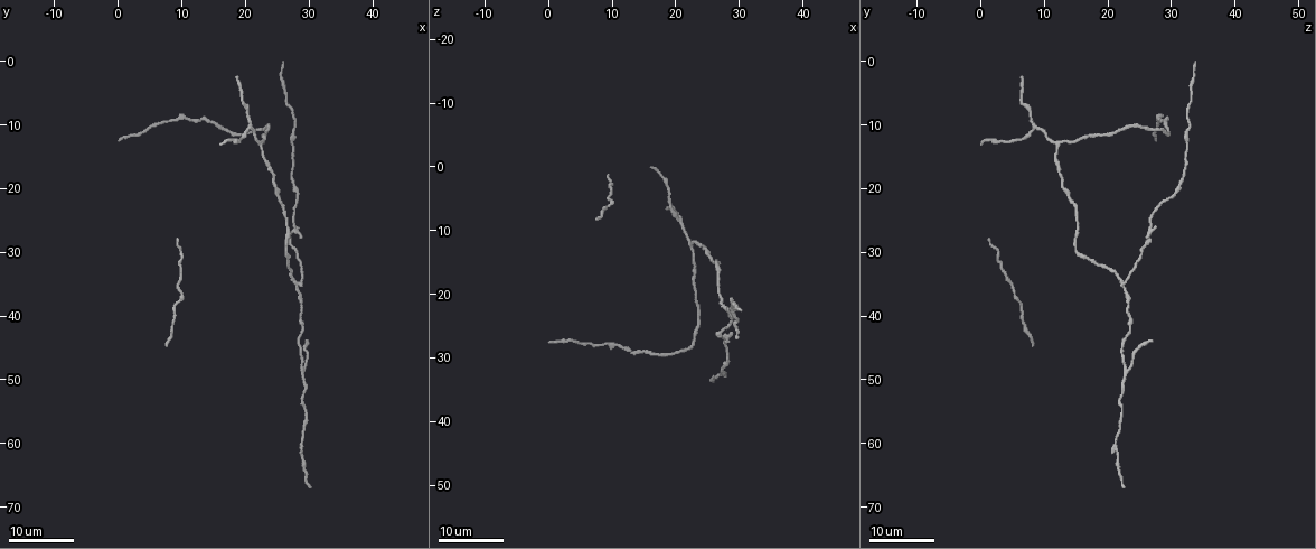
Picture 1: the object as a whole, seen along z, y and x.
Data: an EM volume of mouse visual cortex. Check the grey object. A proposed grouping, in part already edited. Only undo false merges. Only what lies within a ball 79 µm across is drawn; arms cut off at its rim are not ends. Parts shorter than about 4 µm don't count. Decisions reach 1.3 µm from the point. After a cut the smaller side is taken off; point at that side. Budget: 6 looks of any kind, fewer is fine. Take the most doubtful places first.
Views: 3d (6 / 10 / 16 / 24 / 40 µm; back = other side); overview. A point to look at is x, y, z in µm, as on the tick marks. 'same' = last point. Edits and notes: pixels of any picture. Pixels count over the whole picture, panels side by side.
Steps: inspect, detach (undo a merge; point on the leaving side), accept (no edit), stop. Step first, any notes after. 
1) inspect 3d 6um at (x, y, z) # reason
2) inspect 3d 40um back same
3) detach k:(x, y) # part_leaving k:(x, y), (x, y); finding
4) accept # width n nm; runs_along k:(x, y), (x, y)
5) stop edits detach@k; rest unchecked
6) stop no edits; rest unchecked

inspect 3d 24um at (29.0, 48.5, 23.5) # three-way junction

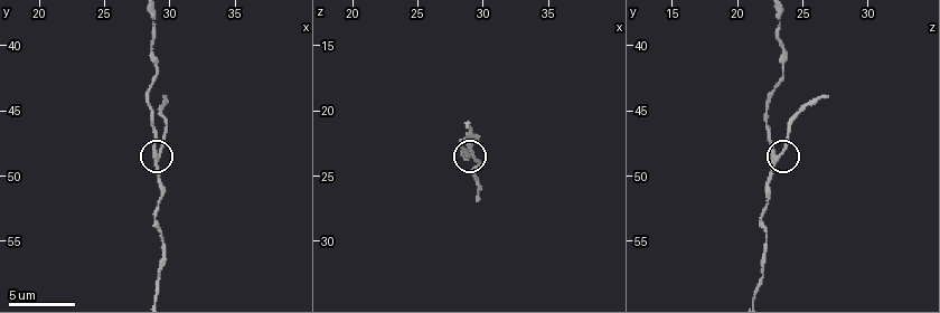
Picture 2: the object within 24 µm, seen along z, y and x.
inspect 3d 10um at (29.0, 48.6, 23.2)

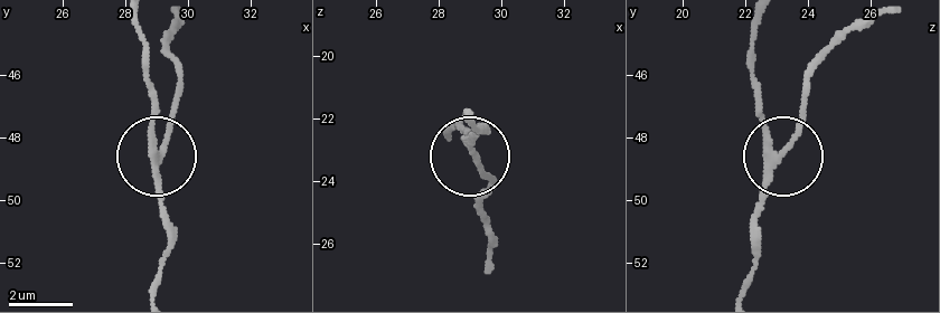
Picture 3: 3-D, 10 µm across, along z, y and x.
accept # arms 3; runs_along 3:(755, 25), (750, 73), (773, 145), (792, 138), (806, 84); all the same neuron

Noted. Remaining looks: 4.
inspect 3d 24um at (28.5, 35.0, 22.5) # branch point

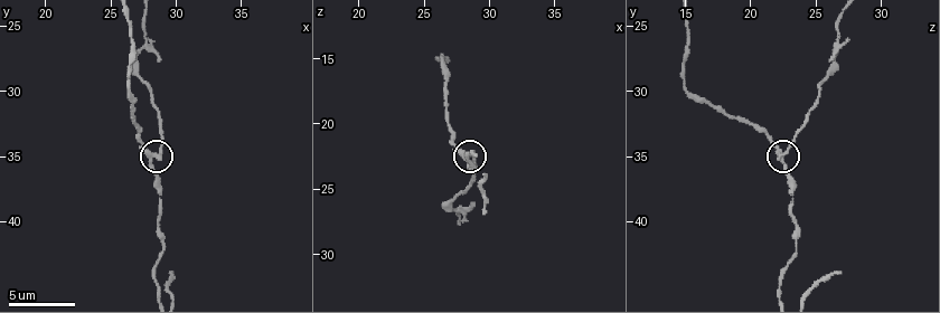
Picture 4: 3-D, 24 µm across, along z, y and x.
inspect 3d 10um at (28.2, 34.8, 22.4) # zoom in

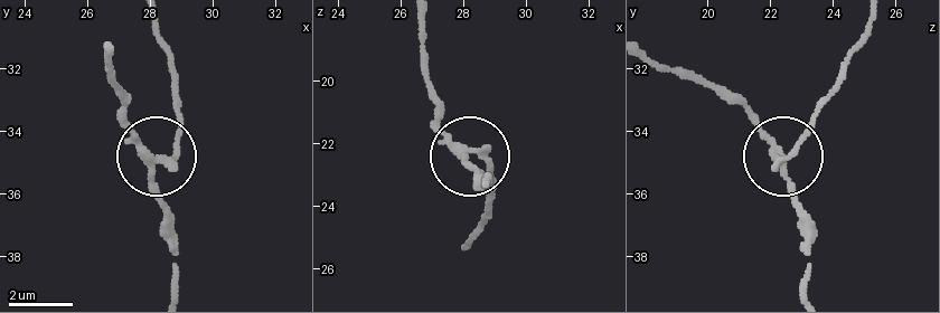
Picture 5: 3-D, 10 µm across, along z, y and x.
detach 5:(177, 134) # arms 3; a second neuron is stuck on

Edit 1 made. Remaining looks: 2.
stop edits detach@5; rest unchecked

